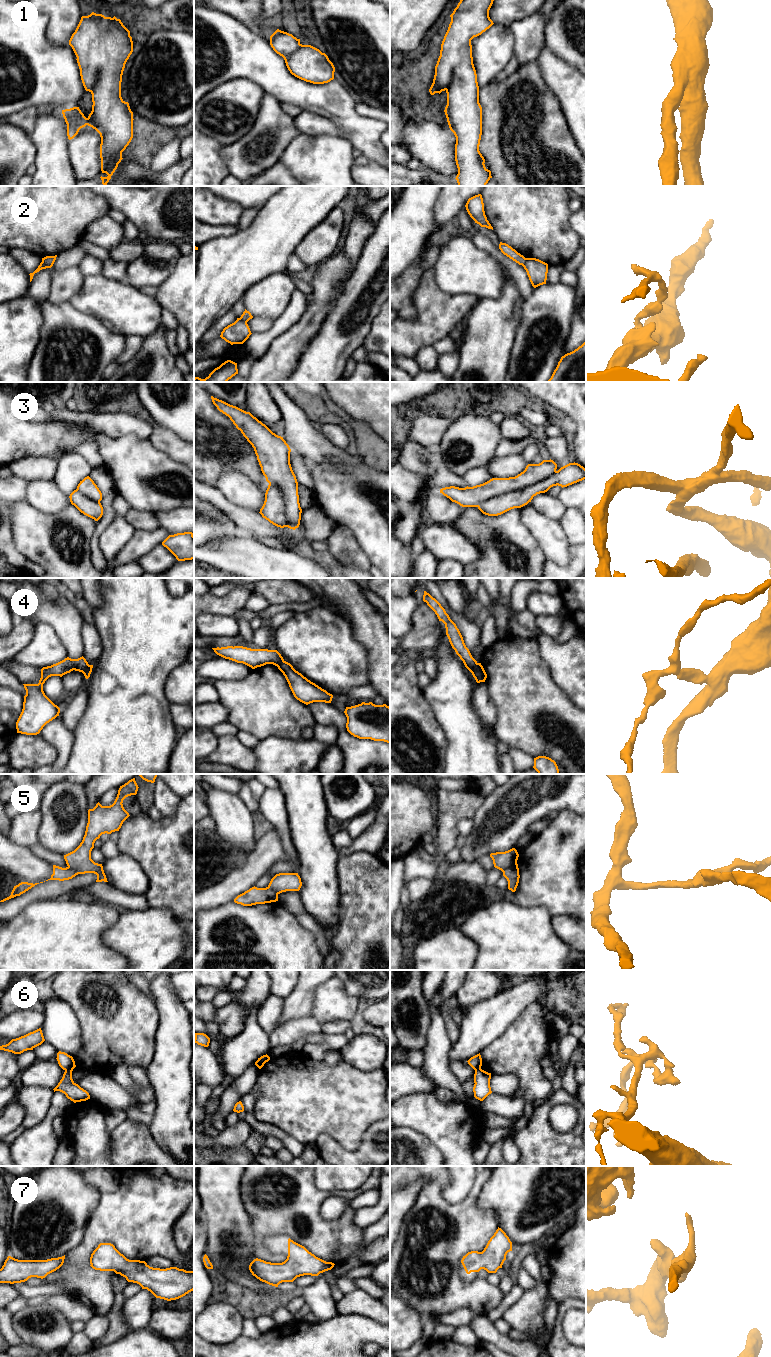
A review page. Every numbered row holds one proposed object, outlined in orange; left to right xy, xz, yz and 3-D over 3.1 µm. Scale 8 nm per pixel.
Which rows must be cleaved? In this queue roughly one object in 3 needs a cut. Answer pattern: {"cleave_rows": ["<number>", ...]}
{"cleave_rows": ["2", "4", "5", "6"]}

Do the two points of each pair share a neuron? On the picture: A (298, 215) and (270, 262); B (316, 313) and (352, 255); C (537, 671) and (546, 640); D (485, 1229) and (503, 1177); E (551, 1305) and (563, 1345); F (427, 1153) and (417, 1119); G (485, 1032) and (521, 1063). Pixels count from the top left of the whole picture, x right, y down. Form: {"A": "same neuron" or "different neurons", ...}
{"A": "same neuron", "B": "different neurons", "C": "different neurons", "D": "different neurons", "E": "different neurons", "F": "different neurons", "G": "different neurons"}

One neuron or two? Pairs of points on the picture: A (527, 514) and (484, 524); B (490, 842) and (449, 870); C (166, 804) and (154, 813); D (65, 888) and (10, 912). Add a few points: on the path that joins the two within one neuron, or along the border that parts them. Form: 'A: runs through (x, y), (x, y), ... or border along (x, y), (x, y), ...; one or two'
A: border along (522, 507), (521, 521), (533, 535); two
B: border along (460, 859), (474, 861); two
C: border along (153, 804), (162, 815); two
D: runs through (51, 889), (31, 895), (24, 900); one

